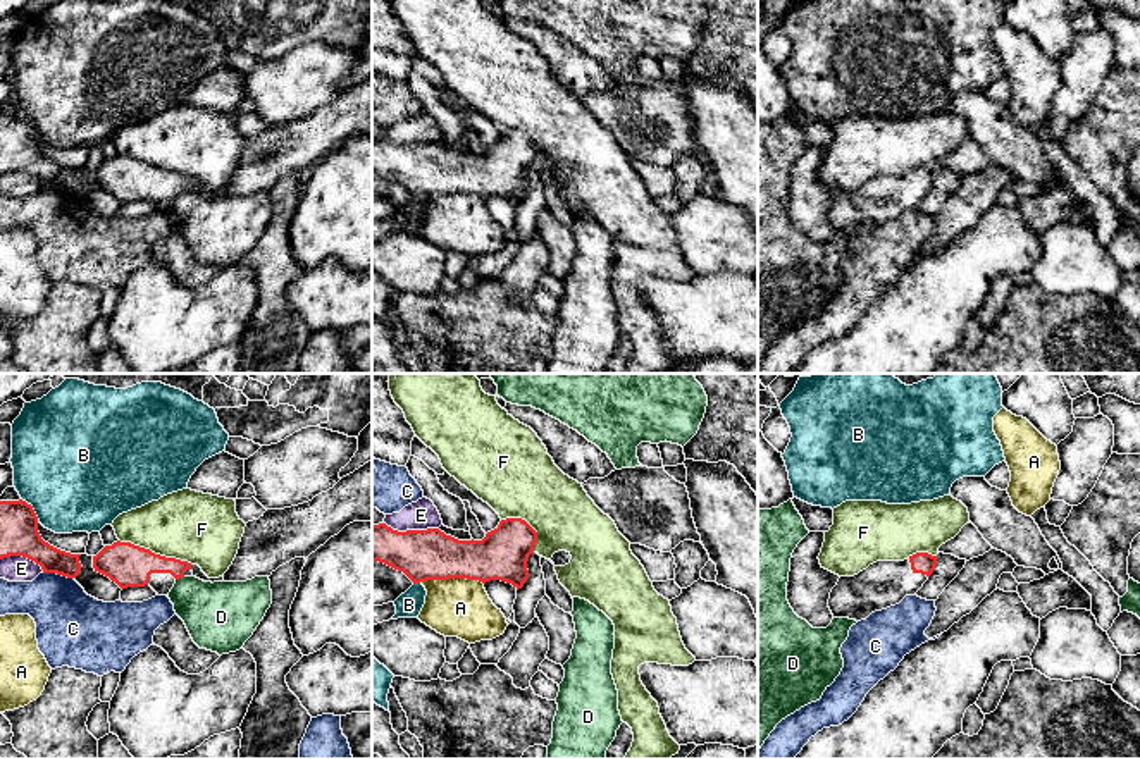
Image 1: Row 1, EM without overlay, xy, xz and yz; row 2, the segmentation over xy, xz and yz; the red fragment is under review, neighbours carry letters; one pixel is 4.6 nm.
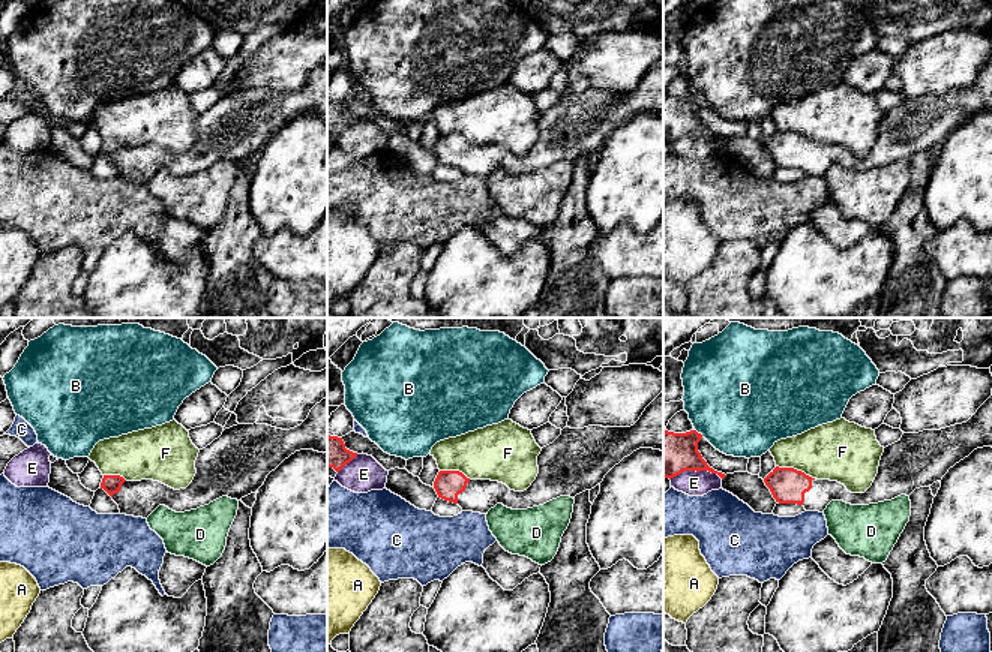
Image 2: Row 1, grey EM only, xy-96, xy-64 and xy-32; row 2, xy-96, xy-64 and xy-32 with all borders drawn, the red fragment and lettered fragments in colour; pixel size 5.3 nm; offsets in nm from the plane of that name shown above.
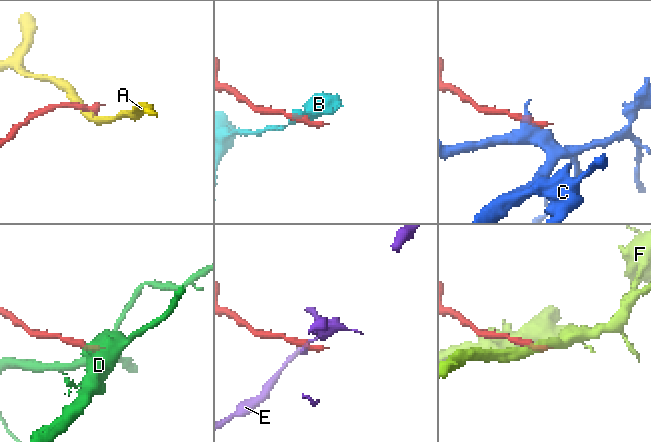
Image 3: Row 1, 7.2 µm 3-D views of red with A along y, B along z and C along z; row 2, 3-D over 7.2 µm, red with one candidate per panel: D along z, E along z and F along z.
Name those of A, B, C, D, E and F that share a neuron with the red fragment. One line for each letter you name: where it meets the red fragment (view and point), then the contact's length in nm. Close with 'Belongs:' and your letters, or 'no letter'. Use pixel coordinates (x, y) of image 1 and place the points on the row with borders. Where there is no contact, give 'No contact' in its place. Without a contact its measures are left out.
Belongs: no letter

